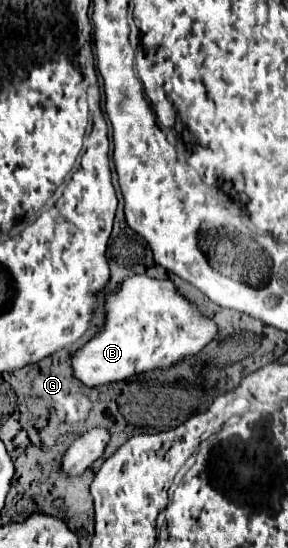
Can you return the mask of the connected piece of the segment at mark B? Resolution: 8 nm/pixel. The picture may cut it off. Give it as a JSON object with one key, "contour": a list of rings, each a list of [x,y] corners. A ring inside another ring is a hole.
{"contour":[[[132,275],[124,279],[116,291],[106,293],[104,311],[106,311],[106,319],[102,329],[70,357],[74,377],[80,379],[90,389],[98,385],[114,383],[114,381],[124,381],[138,373],[146,373],[154,369],[170,369],[182,359],[198,359],[200,351],[218,335],[218,325],[206,315],[202,315],[192,301],[180,295],[170,279],[152,279],[146,275]]]}

